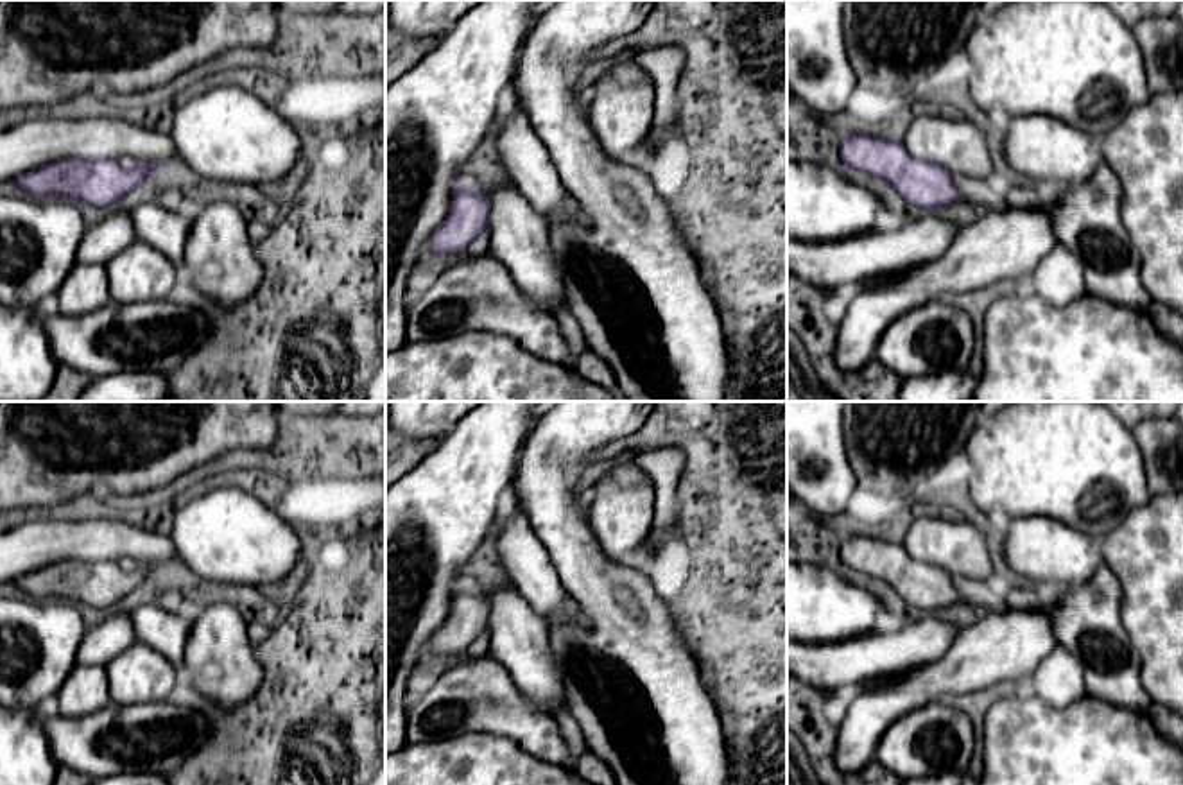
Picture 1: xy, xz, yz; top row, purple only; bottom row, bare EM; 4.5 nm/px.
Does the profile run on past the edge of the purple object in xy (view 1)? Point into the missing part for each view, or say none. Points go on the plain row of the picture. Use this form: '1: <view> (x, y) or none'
1: none

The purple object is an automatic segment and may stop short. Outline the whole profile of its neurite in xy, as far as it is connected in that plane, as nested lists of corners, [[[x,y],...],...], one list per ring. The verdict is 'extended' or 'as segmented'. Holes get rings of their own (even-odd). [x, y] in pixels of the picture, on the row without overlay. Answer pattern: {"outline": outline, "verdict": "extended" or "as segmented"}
{"outline": [[[65,559],[25,574],[4,590],[38,600],[61,599],[73,606],[111,609],[133,591],[152,586],[163,572],[167,570],[149,563],[138,563],[133,572],[124,572],[115,561]]], "verdict": "as segmented"}

